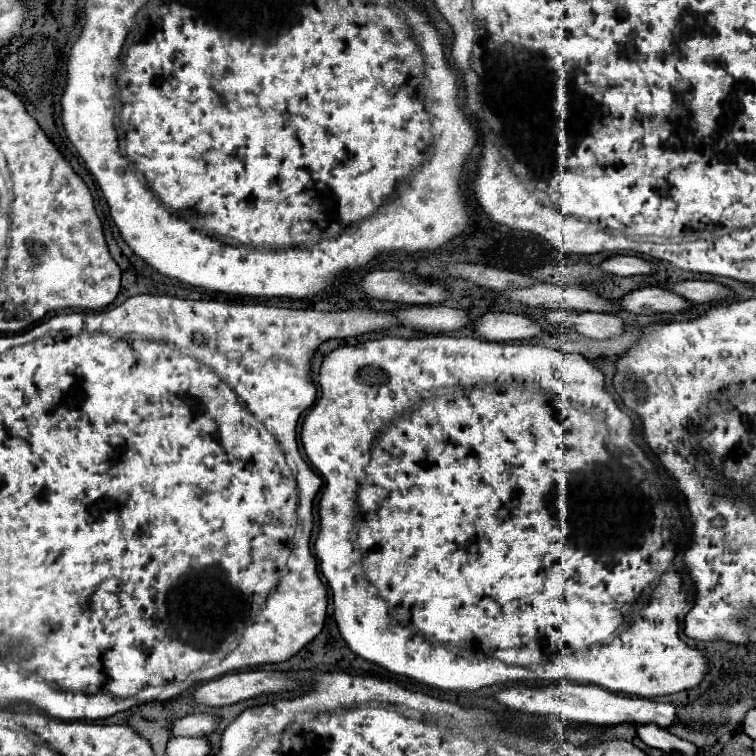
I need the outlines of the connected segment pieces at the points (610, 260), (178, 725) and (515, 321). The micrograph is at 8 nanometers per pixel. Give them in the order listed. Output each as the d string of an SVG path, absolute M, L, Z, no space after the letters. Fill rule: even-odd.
M620 254L608 256L600 264L600 268L616 276L652 276L654 274L654 266L640 256L620 256Z
M188 714L180 720L174 720L170 728L170 736L206 736L214 732L218 726L218 718L208 716L208 714Z
M486 312L474 322L474 328L482 338L494 342L526 340L542 332L542 326L538 322L510 312Z

